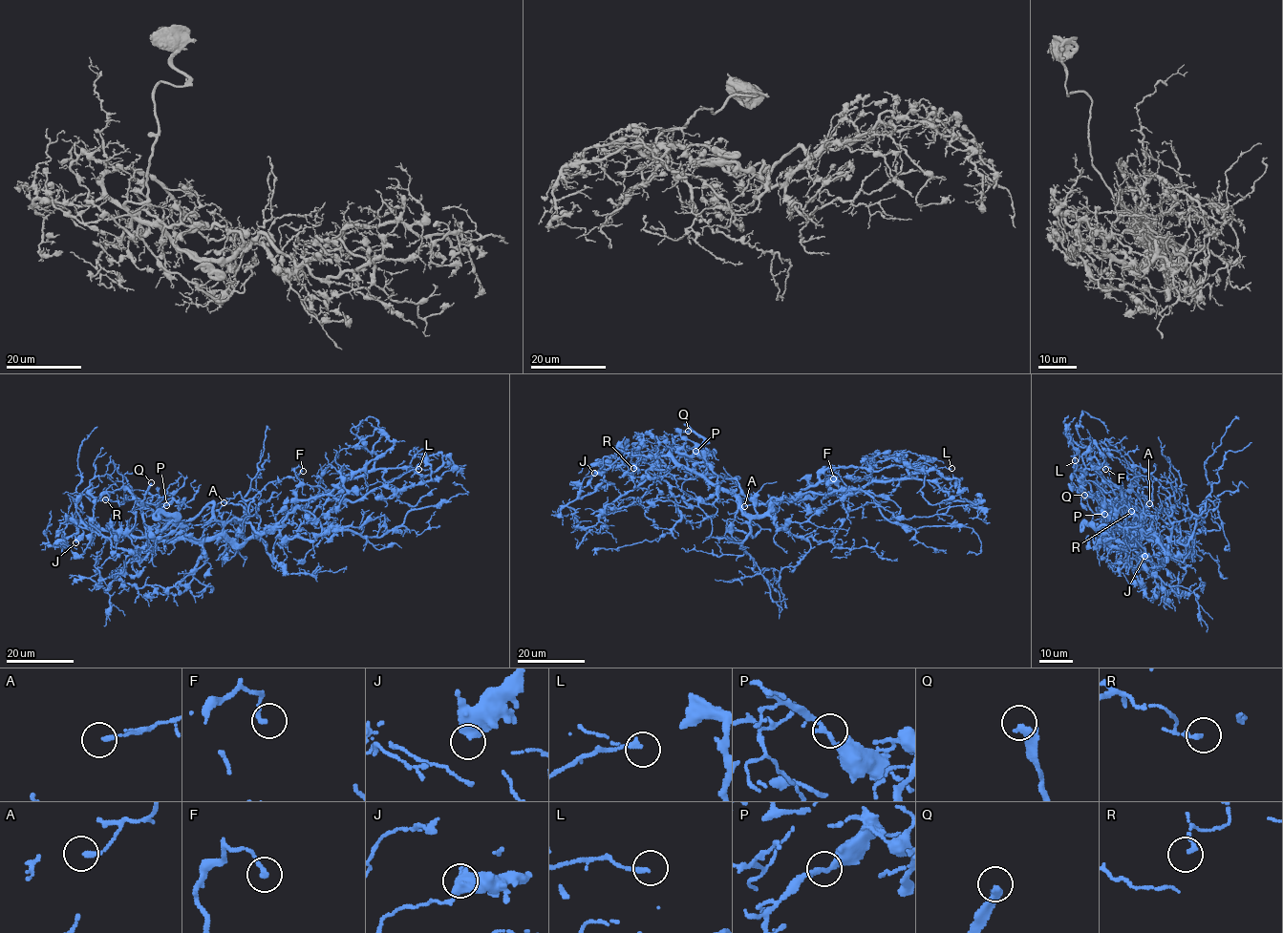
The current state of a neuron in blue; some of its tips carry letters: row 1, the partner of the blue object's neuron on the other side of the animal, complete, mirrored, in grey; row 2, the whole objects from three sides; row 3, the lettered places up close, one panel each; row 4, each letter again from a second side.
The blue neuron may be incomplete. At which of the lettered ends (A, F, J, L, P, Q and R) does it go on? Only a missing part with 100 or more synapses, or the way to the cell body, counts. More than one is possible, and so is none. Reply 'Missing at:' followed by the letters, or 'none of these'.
Missing at: Q

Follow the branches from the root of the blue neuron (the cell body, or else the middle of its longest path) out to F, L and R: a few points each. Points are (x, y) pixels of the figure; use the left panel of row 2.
F: (242, 520), (261, 534), (281, 526), (295, 506), (294, 490), (299, 479), (295, 469), (300, 466), (303, 471)
L: (242, 520), (261, 534), (272, 532), (295, 506), (294, 501), (332, 495), (356, 501), (410, 470), (418, 469)
R: (242, 520), (233, 519), (203, 540), (158, 540), (127, 489), (106, 493), (105, 499)

